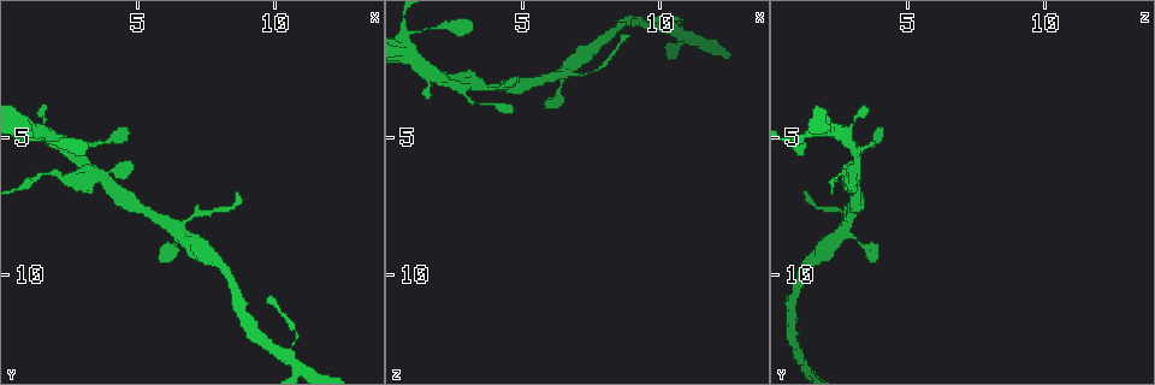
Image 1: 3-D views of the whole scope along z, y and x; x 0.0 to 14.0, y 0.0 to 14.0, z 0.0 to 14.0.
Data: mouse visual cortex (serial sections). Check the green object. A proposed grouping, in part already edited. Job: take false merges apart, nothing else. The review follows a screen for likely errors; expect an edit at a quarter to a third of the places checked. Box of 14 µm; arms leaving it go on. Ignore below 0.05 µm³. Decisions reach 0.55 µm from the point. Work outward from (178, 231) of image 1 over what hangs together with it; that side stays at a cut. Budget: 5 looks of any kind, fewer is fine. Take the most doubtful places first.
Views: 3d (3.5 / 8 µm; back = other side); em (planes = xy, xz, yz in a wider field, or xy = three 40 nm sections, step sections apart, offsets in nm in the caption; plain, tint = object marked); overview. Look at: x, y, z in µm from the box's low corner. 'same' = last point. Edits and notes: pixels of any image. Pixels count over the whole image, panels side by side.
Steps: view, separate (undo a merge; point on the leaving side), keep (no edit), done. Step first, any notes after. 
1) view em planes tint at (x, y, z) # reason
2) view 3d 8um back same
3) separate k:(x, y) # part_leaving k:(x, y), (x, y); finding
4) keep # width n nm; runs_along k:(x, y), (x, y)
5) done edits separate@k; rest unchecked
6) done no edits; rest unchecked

view 3d 3.5um at (3.5, 6.4, 3.0) # narrows sharply

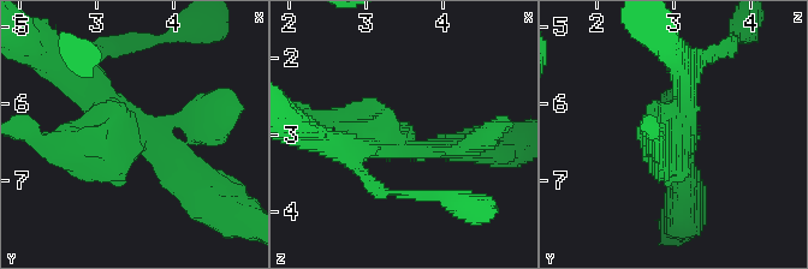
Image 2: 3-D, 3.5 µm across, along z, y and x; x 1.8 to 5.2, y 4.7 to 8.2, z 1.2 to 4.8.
view em xy step 2 tint at (3.40, 6.40, 3.10) # now the EM

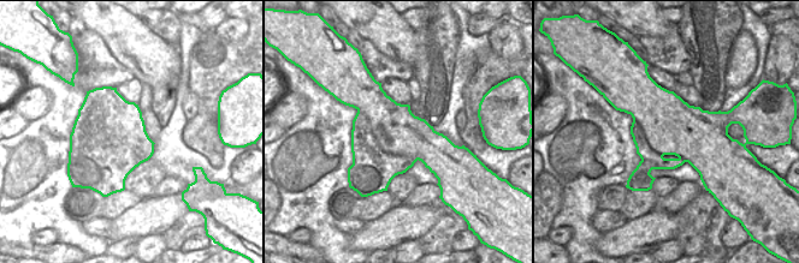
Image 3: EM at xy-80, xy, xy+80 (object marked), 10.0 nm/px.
separate 2:(119, 181) # width 700 nm; two cells meet here

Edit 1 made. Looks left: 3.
view overview # see it whole again

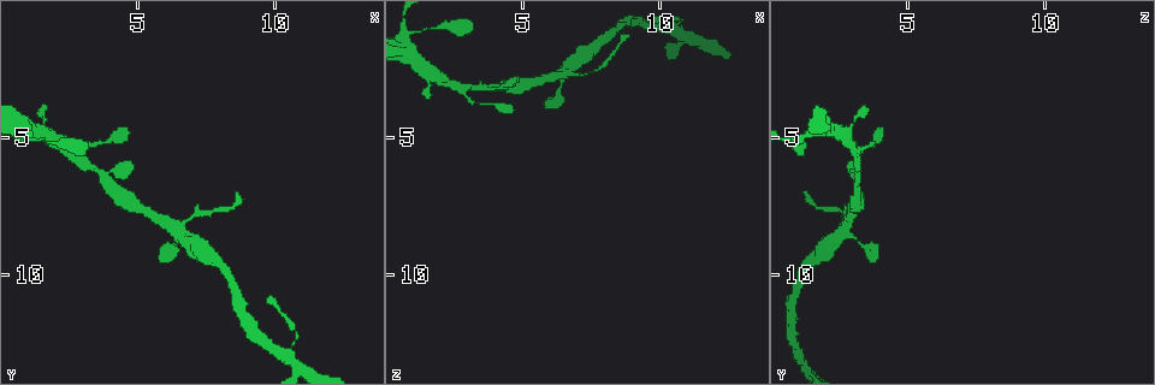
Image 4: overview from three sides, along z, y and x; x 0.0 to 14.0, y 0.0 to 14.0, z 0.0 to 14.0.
view 3d 3.5um at (1.2, 5.2, 1.1) # side arm on a straight run

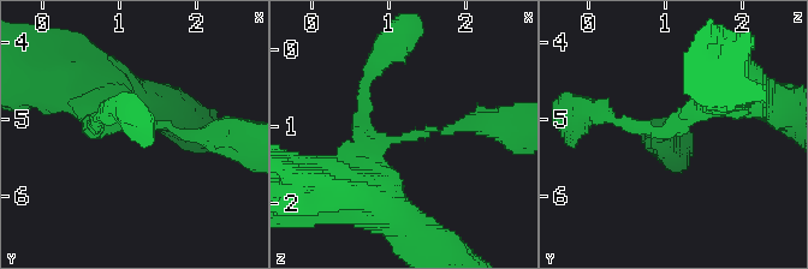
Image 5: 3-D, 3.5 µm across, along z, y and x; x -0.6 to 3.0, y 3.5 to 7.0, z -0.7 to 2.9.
view em xy step 1 tint same # arms 3; arm_widths 150, 200, 350 nm; now the EM

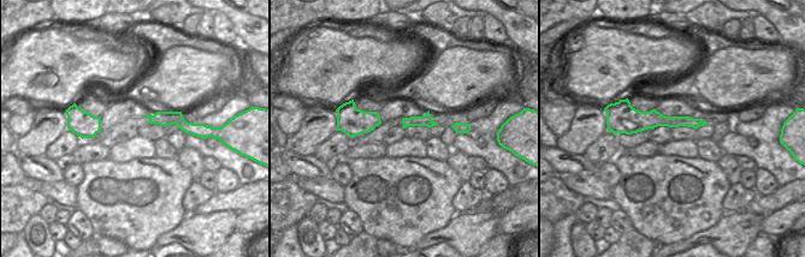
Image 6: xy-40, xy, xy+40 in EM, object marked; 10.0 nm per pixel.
keep # width 120 nm; runs_along 6:(699, 123), (640, 120), (622, 130); all the same cell

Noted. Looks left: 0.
done edits separate@2; rest unchecked

